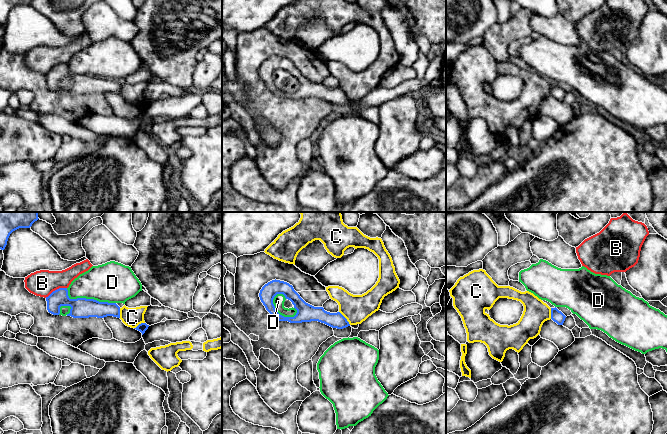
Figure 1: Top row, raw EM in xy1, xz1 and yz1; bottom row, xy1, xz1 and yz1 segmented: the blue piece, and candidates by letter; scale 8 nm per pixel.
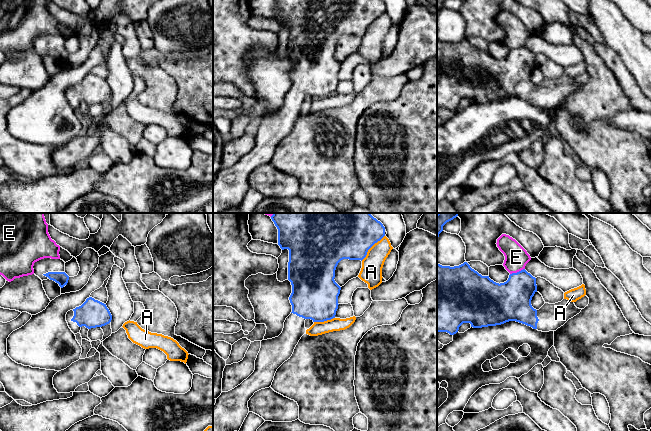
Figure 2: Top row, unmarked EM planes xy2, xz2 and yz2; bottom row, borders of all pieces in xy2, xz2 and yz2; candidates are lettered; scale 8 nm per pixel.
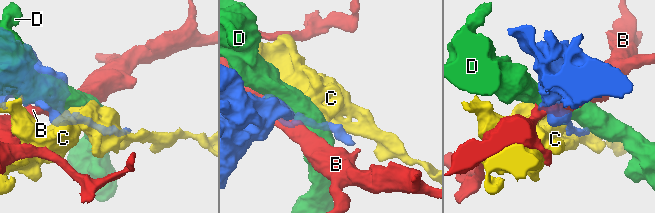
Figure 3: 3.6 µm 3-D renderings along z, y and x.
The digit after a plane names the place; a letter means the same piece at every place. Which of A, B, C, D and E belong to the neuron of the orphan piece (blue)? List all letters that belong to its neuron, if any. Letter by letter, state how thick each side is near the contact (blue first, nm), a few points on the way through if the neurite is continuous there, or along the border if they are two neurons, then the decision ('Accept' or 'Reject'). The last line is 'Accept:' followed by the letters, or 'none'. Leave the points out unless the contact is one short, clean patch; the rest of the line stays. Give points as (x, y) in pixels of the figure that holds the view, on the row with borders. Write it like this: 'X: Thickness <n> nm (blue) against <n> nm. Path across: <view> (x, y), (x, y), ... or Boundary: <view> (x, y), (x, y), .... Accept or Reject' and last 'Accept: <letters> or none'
A: Thickness 480 nm (blue) against 180 nm. Reject
B: Thickness 160 nm (blue) against 220 nm. Reject
C: Thickness 130 nm (blue) against 220 nm. Boundary: xz1 (339, 311), (350, 324). Reject
D: Thickness 160 nm (blue) against 320 nm. Reject
E: Thickness 320 nm (blue) against 190 nm. Reject
Accept: none

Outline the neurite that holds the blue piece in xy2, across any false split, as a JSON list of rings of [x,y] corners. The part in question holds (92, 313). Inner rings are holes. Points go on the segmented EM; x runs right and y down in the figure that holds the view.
[[[92,297],[66,314],[66,321],[74,334],[80,333],[82,326],[88,329],[102,327],[109,324],[111,320],[112,315],[106,304]]]

